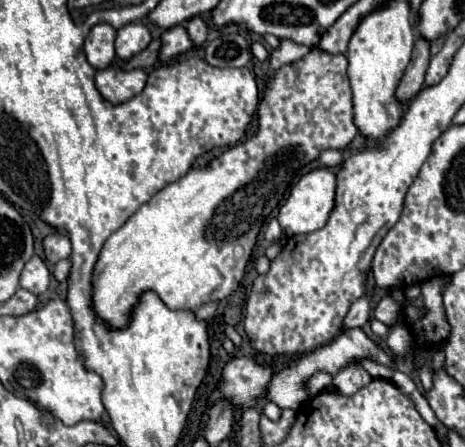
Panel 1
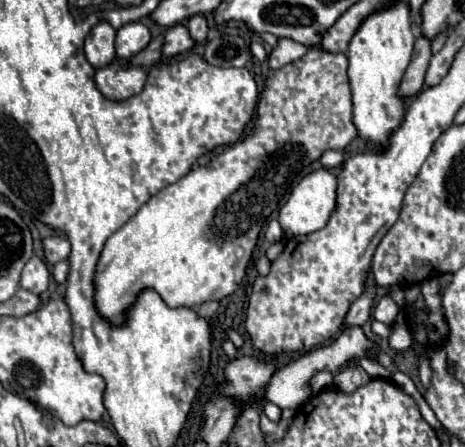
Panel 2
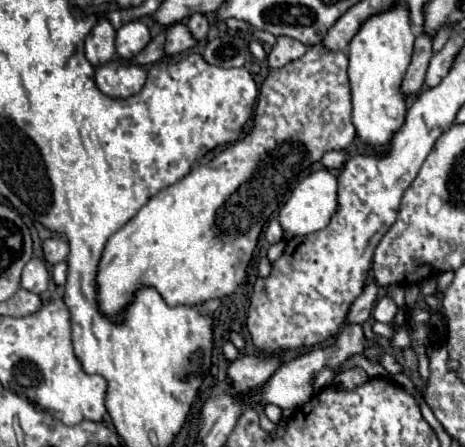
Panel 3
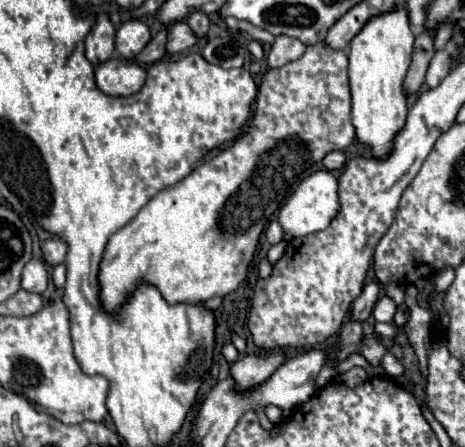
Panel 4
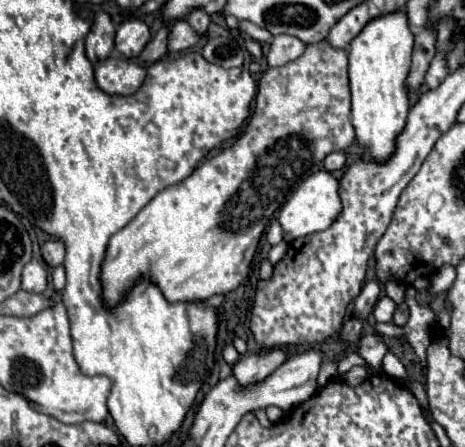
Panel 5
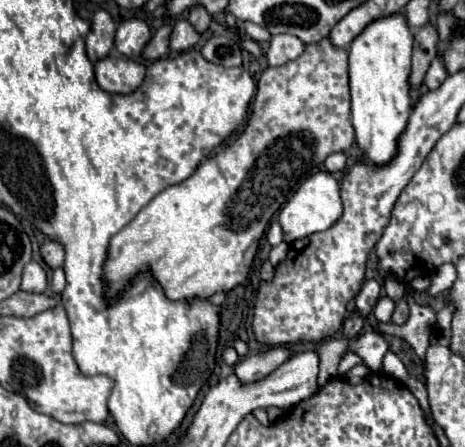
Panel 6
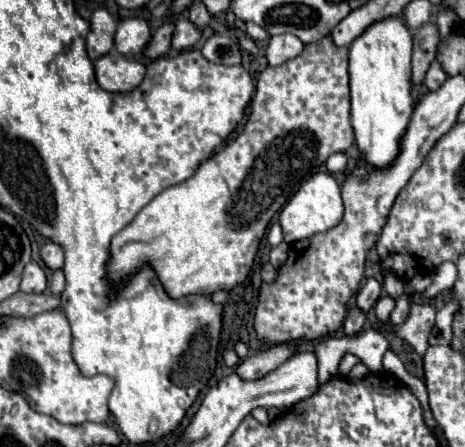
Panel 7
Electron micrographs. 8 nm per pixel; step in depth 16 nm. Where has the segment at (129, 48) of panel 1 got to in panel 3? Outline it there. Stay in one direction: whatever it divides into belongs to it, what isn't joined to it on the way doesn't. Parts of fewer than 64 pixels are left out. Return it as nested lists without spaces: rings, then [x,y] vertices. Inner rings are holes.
[[[140,20],[126,22],[116,34],[116,54],[124,60],[132,60],[150,42],[150,30]]]

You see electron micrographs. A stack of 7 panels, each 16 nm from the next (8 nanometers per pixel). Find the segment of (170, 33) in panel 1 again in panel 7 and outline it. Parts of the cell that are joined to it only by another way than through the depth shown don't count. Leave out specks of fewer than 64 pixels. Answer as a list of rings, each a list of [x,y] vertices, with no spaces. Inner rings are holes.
[[[178,18],[176,24],[174,24],[174,34],[172,34],[172,48],[174,50],[188,50],[192,48],[198,40],[200,40],[200,32],[194,28],[194,24],[188,20],[188,18]]]

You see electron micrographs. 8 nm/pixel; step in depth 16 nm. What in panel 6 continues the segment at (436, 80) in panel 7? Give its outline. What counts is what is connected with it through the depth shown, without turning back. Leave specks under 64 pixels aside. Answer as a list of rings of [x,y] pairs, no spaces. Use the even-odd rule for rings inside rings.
[[[440,54],[432,60],[432,64],[430,64],[430,68],[428,68],[428,72],[426,72],[426,86],[430,88],[430,90],[434,90],[434,88],[438,88],[442,82],[444,82],[444,78],[448,76],[448,72],[446,72],[446,68],[444,68],[444,60],[440,60]]]

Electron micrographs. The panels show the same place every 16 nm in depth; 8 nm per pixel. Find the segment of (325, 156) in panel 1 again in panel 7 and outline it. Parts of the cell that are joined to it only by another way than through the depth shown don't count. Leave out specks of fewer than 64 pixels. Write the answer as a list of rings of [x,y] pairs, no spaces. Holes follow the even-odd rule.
[[[342,152],[332,154],[326,160],[326,168],[328,168],[328,172],[342,172],[346,168],[346,154],[342,154]]]

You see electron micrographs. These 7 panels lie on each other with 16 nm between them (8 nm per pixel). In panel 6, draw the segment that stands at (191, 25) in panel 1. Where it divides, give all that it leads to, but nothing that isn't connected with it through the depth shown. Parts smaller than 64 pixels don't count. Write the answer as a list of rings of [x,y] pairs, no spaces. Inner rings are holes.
[[[194,6],[188,14],[188,22],[196,28],[196,32],[206,32],[210,24],[210,14],[202,6]]]

